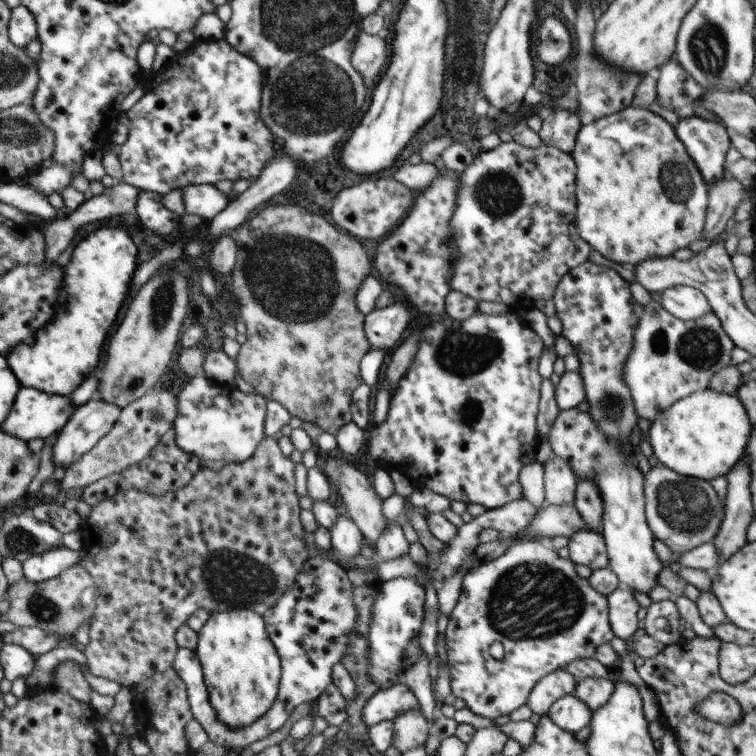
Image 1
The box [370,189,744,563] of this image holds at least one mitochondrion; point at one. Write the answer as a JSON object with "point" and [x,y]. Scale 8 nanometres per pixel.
{"point":[685,508]}

